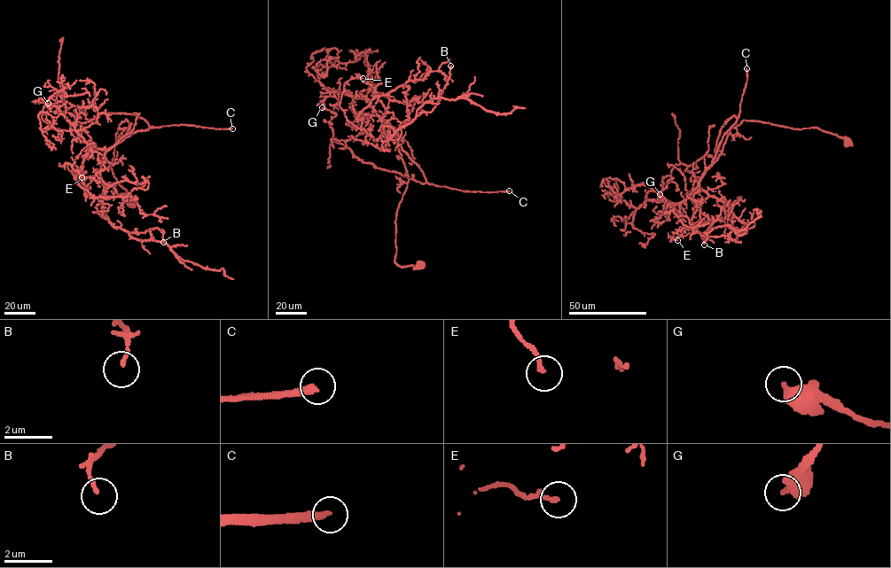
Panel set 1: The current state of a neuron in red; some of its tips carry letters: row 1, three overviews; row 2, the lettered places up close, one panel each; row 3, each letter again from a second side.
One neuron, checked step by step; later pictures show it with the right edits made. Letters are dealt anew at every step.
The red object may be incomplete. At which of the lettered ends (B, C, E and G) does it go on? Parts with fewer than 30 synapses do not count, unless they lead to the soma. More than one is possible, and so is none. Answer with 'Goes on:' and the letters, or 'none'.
Goes on: C

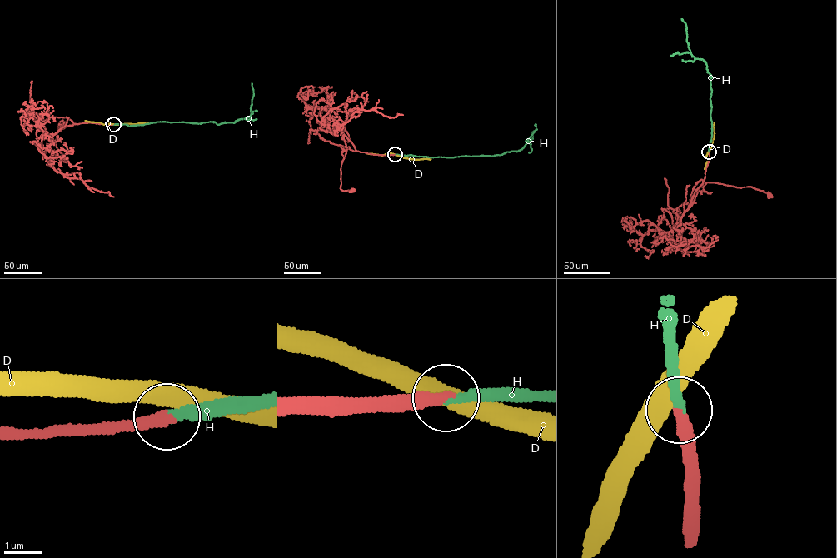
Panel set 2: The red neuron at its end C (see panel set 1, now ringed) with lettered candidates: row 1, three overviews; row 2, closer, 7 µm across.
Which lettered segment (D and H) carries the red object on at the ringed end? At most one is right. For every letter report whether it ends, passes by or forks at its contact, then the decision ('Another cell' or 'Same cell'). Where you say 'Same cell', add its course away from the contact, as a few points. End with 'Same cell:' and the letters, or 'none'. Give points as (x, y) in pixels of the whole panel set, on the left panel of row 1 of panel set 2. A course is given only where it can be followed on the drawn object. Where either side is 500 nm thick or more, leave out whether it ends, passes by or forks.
D: It passes by. Another cell
H: It ends there. Same cell. Its course: (113, 124), (235, 122), (251, 115), (253, 95), (251, 83)
Same cell: H

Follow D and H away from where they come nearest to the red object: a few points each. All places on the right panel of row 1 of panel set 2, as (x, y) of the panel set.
D: (709, 151), (714, 136), (714, 122)
H: (709, 151), (712, 135), (711, 77), (704, 61), (691, 54), (686, 41), (685, 23), (681, 19)

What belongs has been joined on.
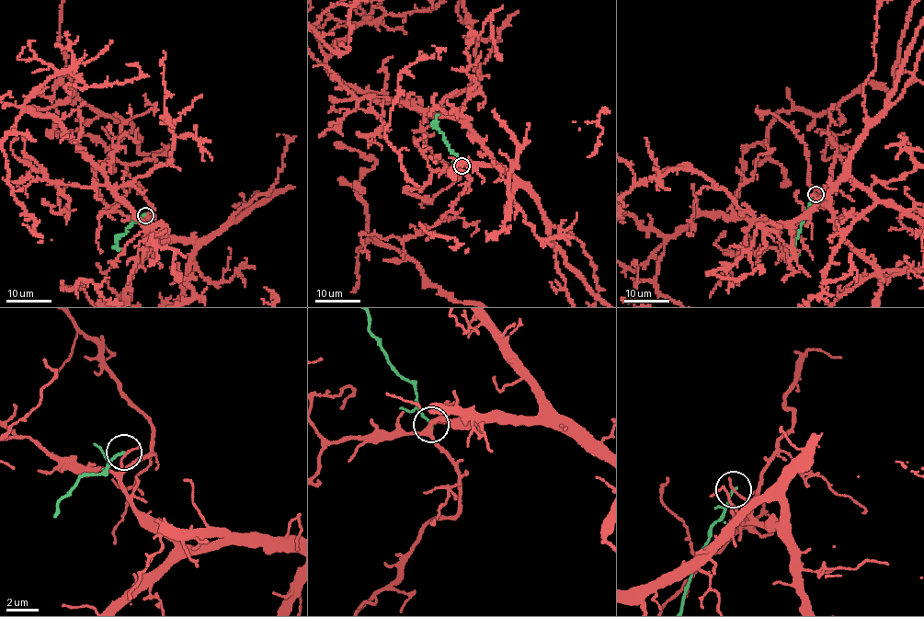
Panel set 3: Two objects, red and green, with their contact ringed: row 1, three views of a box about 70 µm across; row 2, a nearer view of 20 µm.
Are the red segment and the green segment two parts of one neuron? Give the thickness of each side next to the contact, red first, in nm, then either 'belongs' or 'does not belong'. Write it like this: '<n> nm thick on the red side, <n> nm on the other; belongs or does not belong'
180 nm thick on the red side, 160 nm on the other; does not belong

